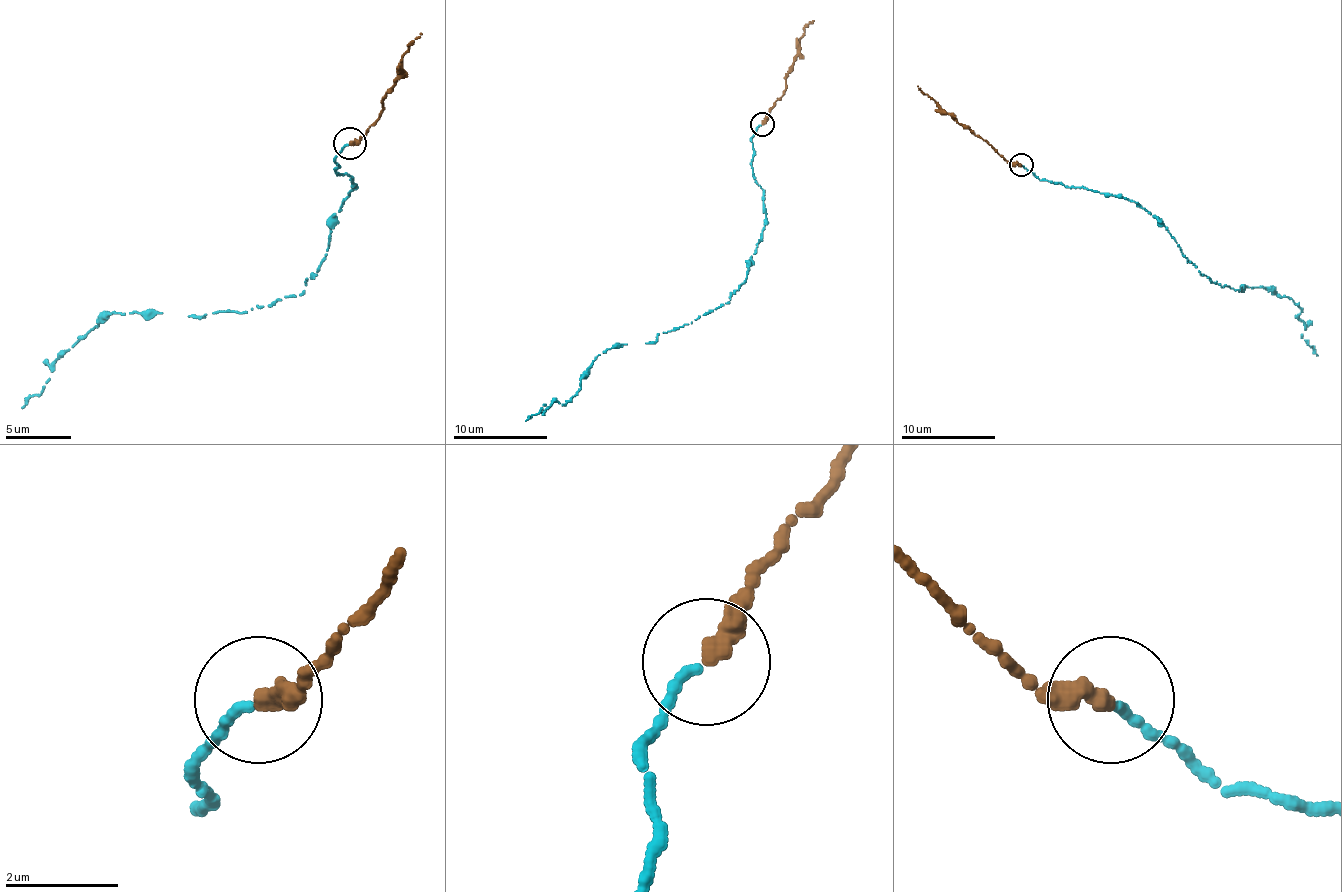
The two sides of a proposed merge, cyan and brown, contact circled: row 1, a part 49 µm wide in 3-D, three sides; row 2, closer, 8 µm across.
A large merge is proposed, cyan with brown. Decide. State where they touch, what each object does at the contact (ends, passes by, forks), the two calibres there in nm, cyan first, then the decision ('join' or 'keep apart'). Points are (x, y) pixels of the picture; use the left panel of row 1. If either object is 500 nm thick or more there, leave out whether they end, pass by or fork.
at (350, 143); cyan ends there; brown ends there; 170 nm thick on the cyan side, 360 nm on the other; join

